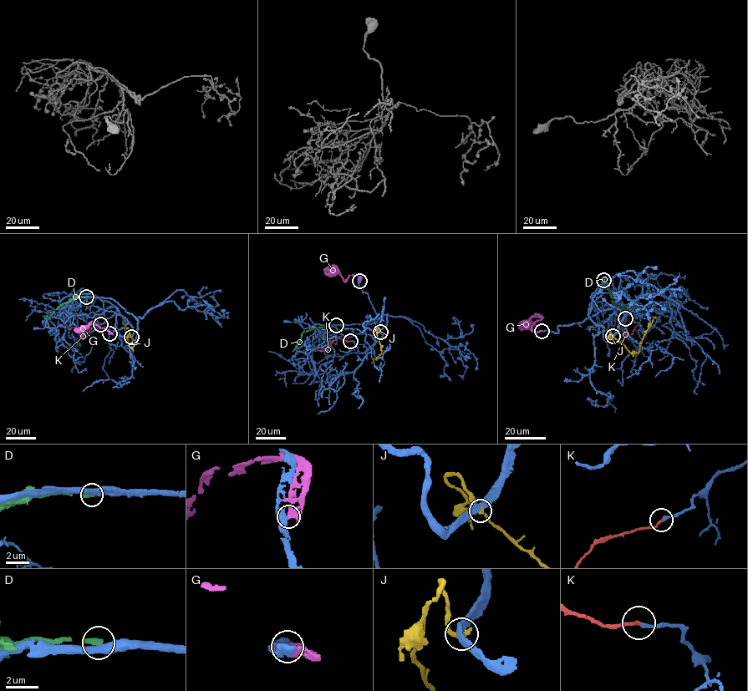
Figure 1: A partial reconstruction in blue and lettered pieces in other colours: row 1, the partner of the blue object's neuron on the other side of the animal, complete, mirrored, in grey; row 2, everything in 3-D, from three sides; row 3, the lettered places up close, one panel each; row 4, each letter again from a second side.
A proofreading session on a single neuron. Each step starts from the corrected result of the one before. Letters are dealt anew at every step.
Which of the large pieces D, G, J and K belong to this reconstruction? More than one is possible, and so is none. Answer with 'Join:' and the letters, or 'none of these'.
Join: K

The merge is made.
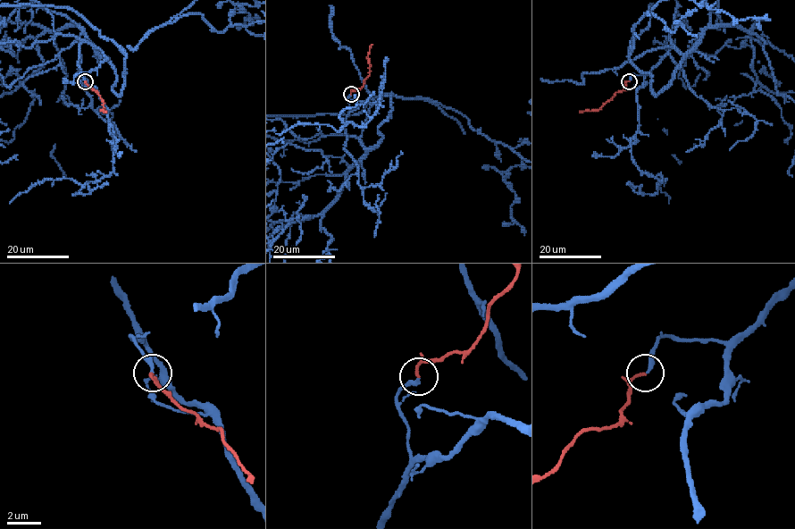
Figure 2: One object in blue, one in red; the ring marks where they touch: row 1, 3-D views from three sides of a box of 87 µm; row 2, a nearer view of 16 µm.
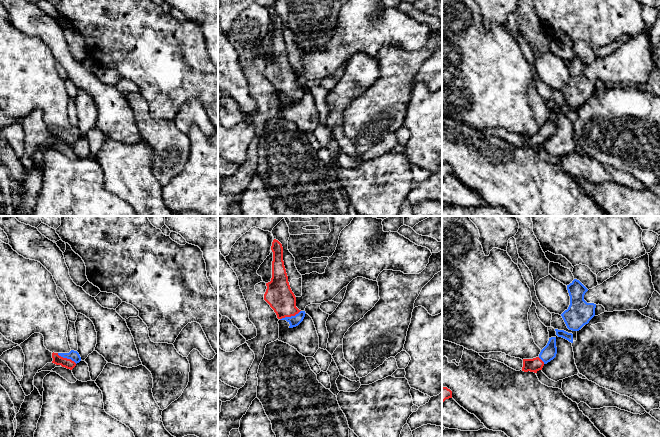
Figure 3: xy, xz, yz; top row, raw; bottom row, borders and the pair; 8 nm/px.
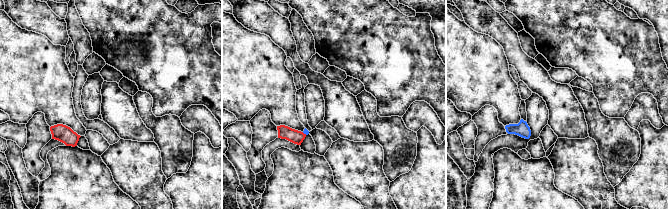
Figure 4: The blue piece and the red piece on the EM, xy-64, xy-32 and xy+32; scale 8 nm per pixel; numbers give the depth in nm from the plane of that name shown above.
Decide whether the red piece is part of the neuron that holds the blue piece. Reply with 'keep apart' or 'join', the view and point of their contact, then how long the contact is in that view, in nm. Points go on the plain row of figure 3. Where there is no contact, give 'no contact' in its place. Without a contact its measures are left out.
join | xz (291, 92) | 180 nm

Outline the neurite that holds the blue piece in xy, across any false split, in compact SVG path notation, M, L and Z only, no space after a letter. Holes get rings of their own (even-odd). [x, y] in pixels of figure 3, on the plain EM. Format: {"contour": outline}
{"contour": "M71 126L69 129L52 129L52 139L61 141L72 146L77 139L81 137L81 133L77 127Z"}

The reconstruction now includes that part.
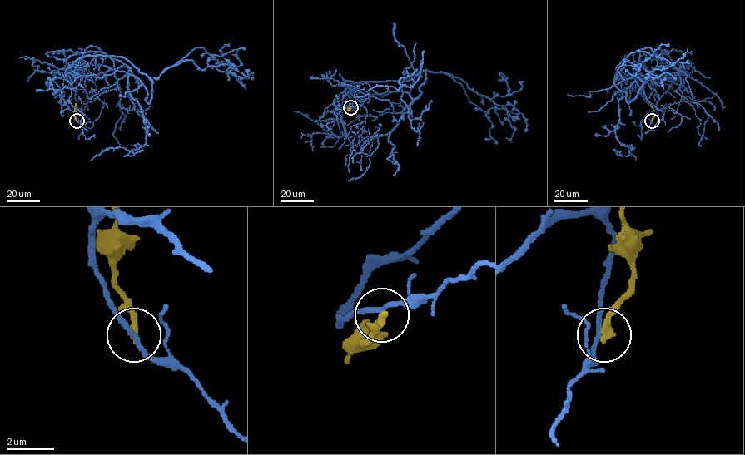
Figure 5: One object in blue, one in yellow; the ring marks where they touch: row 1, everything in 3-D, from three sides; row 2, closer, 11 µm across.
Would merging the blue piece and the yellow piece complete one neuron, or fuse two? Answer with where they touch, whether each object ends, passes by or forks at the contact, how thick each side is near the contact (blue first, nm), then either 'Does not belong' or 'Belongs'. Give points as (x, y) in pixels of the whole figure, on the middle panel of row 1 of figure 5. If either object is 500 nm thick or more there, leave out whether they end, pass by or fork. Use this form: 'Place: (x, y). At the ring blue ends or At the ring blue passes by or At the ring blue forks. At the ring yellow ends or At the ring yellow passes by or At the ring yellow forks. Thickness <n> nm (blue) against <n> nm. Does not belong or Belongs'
Place: (350, 107). At the ring blue passes by. At the ring yellow ends. Thickness 180 nm (blue) against 300 nm. Does not belong

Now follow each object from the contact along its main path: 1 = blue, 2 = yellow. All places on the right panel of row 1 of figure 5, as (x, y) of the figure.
1: (652, 121), (643, 74), (626, 55), (616, 79), (617, 67), (627, 60), (637, 70), (663, 70), (687, 49)
2: (652, 121), (653, 113), (650, 103)

